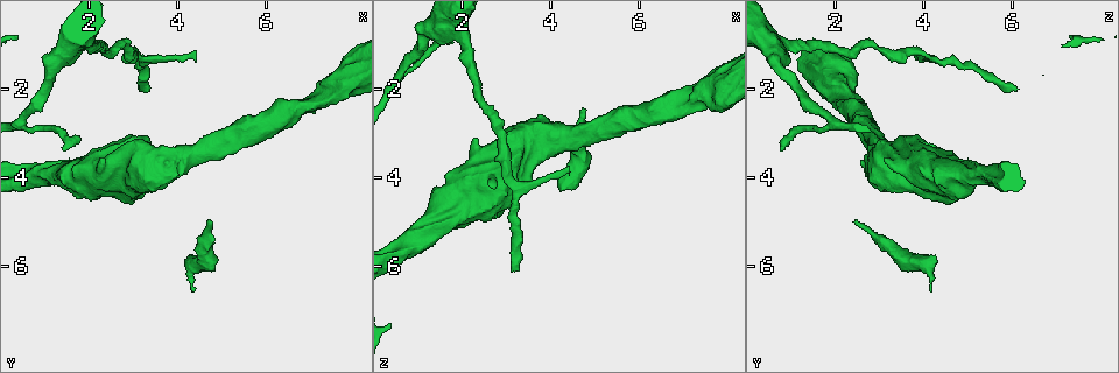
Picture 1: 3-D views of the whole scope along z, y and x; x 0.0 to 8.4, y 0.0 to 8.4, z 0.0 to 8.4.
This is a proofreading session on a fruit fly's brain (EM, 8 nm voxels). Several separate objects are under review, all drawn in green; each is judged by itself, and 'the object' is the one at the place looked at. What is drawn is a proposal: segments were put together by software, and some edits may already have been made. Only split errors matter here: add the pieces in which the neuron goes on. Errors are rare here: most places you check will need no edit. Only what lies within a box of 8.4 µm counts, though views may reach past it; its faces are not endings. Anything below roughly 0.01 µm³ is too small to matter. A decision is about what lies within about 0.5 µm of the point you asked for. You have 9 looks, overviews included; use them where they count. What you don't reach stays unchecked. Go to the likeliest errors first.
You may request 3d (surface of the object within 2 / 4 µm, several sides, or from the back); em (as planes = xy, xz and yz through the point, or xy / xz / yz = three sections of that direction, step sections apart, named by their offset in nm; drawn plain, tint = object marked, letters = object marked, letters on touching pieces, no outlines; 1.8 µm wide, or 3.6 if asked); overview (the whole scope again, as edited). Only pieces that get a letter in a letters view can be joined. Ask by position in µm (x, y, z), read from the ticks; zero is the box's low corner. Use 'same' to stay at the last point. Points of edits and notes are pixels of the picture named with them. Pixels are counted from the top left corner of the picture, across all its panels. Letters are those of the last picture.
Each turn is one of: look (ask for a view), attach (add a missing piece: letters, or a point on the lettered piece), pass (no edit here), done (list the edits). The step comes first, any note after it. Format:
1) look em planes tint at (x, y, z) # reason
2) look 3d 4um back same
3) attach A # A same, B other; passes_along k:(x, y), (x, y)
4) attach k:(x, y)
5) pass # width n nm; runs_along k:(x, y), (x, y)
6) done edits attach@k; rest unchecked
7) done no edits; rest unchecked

look em planes letters at (4.40, 6.55, 4.20) # free end

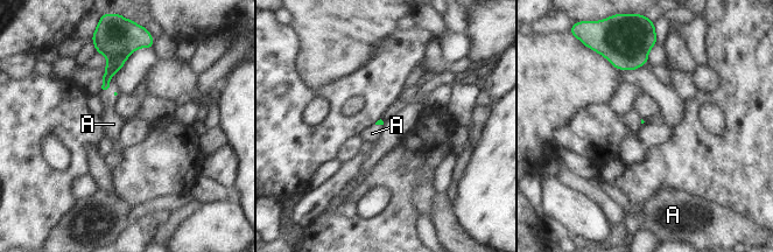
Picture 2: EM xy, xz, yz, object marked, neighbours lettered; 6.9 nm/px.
attach 2:(111, 119) # A same; passes_along 2:(117, 48), (110, 83), (111, 119); the neuron continues

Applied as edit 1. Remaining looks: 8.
look em yz step 16 letters at (3.15, 2.00, 6.10) # tapers out

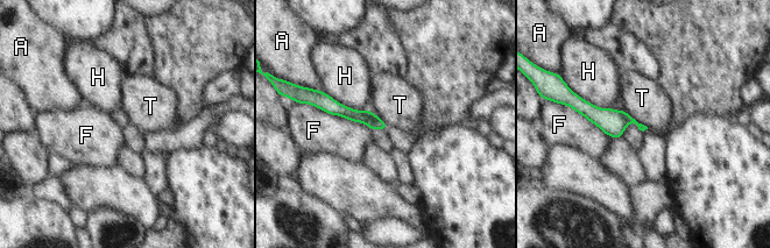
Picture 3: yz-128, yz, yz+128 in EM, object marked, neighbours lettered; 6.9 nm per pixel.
pass # A other, F other, H other, T other; runs_along 3:(320, 103), (367, 117), (383, 127); no lettered piece goes on from it

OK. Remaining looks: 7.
look em planes letters at (2.30, 3.55, 3.05) # branch stops here

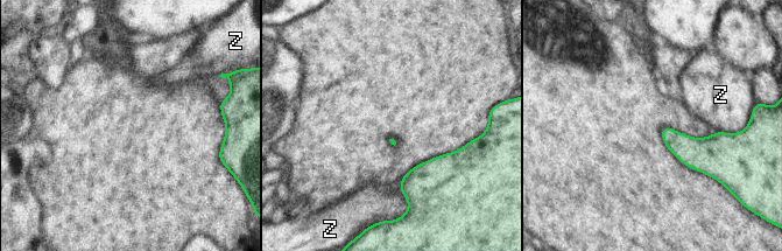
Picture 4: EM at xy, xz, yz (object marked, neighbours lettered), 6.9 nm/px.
pass # Z other; border 4:(399, 188), (407, 200), (408, 207); none of them fits

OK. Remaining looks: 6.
look em planes letters at (1.45, 3.40, 0.80) # tapers out

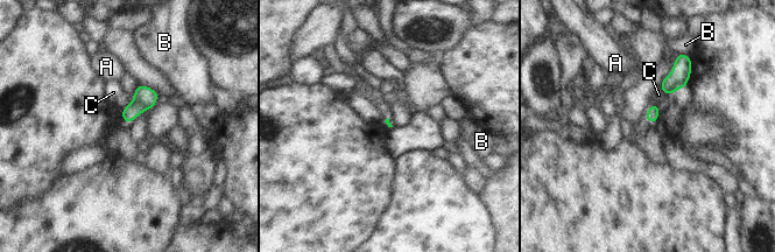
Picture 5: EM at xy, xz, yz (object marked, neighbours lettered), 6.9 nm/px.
pass # A other, B other, C other; border 5:(659, 86), (666, 96); none of them fits

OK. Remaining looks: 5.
done edits attach@2; rest unchecked

